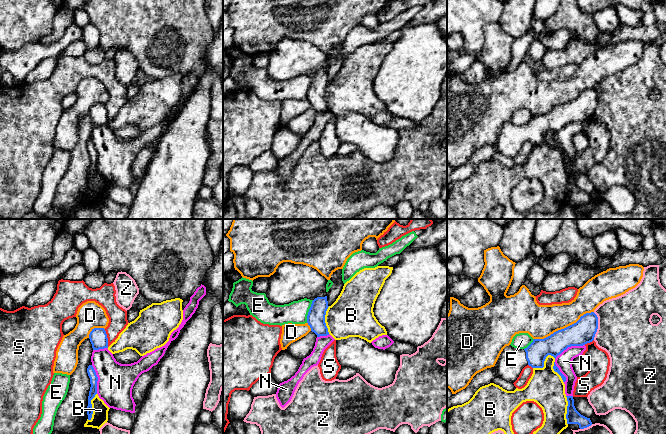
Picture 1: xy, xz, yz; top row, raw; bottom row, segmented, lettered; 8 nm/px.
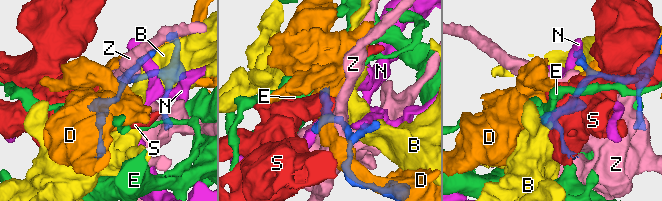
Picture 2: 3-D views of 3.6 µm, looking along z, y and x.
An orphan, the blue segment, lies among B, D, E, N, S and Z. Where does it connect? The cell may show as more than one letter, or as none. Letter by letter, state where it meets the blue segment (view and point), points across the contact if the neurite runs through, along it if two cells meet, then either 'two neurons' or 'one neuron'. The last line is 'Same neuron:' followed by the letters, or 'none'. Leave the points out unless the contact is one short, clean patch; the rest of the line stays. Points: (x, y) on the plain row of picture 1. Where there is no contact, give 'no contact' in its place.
B: meets blue in xy at (91, 183); two neurons
D: meets blue in yz at (564, 104); two neurons
E: meets blue in xz at (309, 87); border along xz (313, 76), (306, 98); two neurons
N: meets blue in yz at (569, 122); two neurons
S: meets blue in xy at (107, 114); two neurons
Z: meets blue in yz at (597, 102); two neurons
Same neuron: none

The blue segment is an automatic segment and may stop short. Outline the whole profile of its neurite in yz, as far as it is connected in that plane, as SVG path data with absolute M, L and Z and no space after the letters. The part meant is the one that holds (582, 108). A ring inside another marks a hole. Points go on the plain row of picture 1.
M591 88L581 92L576 99L544 115L534 115L525 125L506 122L495 140L495 154L514 159L525 142L543 144L548 131L556 135L568 123L583 122L592 118L597 105L598 93Z

